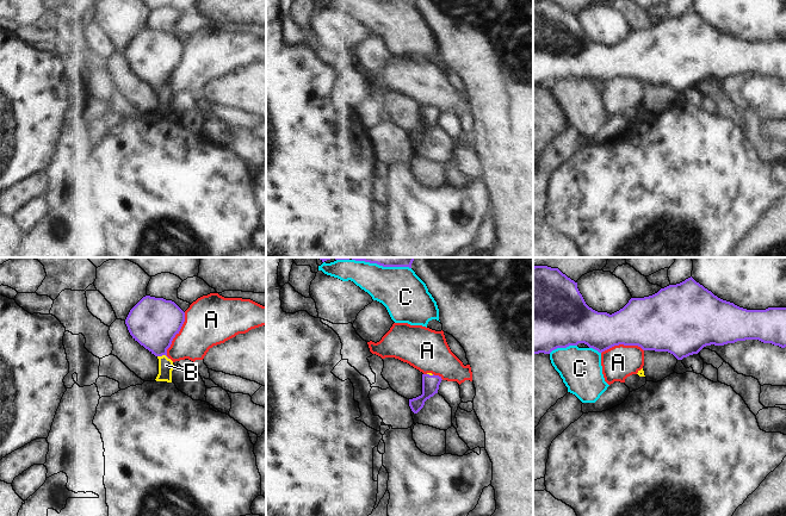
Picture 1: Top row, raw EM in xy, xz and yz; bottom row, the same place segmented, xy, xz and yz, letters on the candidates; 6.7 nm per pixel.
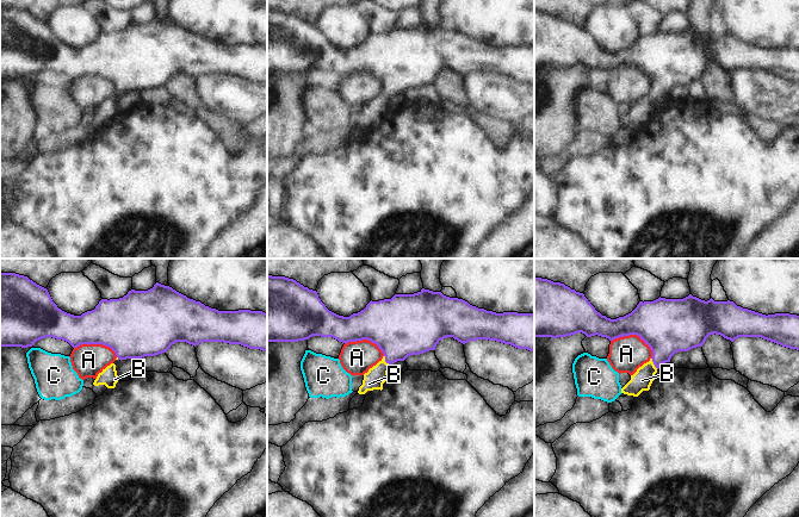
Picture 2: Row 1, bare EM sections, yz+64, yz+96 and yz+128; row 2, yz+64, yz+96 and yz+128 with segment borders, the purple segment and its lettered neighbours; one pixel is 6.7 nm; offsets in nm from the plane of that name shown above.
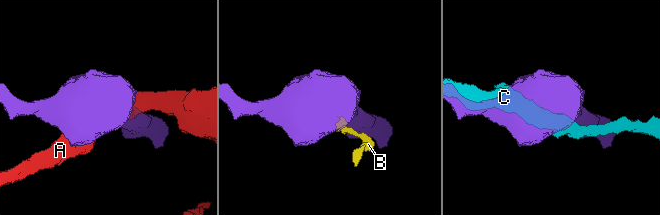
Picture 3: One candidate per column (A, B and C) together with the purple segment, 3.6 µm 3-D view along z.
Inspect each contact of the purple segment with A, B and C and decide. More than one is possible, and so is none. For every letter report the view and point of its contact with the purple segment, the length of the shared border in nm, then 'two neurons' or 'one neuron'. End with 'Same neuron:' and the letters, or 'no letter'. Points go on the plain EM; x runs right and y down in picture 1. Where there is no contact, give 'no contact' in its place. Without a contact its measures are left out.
A: meets purple in xy at (175, 67); contact 340 nm long; two neurons
B: meets purple in xy at (163, 87); contact 80 nm long; one neuron
C: meets purple in yz at (562, 80); contact 200 nm long; two neurons
Same neuron: B

